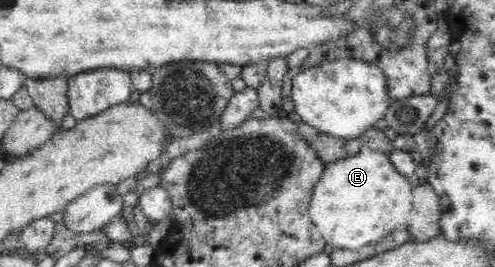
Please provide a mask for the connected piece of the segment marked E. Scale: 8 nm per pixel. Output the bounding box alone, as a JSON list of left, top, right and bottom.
[309,148,414,250]

